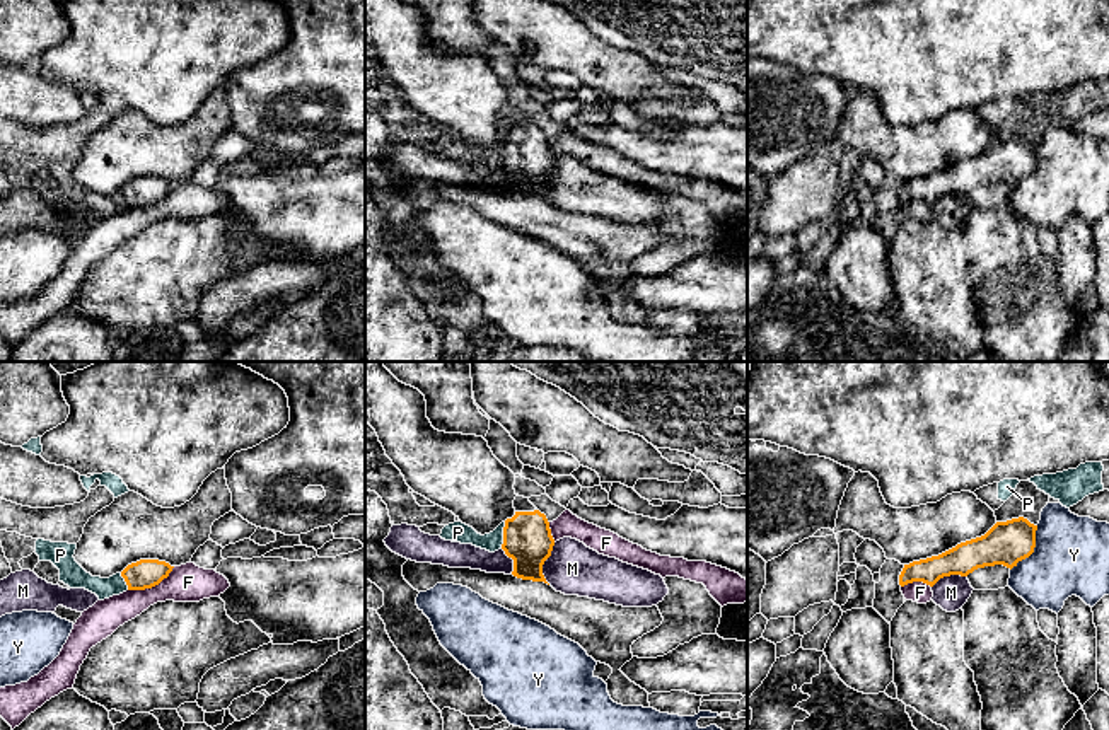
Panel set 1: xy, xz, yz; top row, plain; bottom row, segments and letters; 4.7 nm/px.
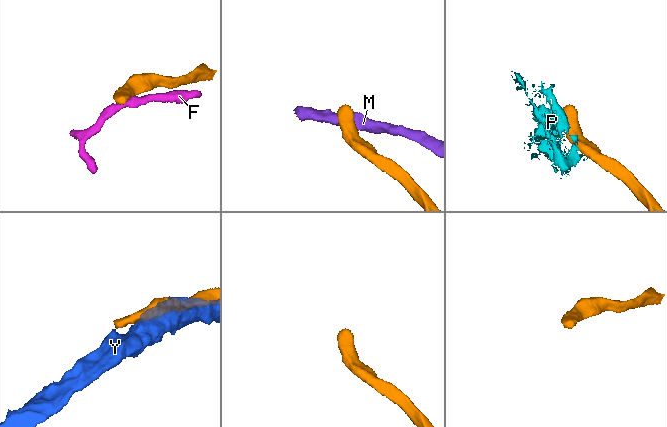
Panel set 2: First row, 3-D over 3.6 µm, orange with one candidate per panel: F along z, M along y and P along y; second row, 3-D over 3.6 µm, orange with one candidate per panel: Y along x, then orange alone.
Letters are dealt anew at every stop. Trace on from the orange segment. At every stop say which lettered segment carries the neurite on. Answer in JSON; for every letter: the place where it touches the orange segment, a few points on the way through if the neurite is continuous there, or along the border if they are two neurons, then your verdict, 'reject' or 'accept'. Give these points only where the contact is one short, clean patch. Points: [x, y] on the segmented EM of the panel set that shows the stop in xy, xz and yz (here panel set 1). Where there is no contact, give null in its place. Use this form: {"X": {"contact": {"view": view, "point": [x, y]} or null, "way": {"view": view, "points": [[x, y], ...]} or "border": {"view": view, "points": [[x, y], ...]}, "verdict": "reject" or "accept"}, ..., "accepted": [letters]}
{"F": {"contact": {"view": "xy", "point": [152, 585]}, "border": {"view": "xy", "points": [[174, 567], [157, 584], [128, 590]]}, "verdict": "reject"}, "M": {"contact": {"view": "xz", "point": [543, 563]}, "border": {"view": "xz", "points": [[555, 543], [543, 565], [543, 577], [548, 584]]}, "verdict": "reject"}, "P": {"contact": {"view": "xz", "point": [504, 536]}, "border": {"view": "xz", "points": [[505, 522], [500, 548]]}, "verdict": "reject"}, "Y": {"contact": {"view": "yz", "point": [1033, 550]}, "verdict": "reject"}, "accepted": []}

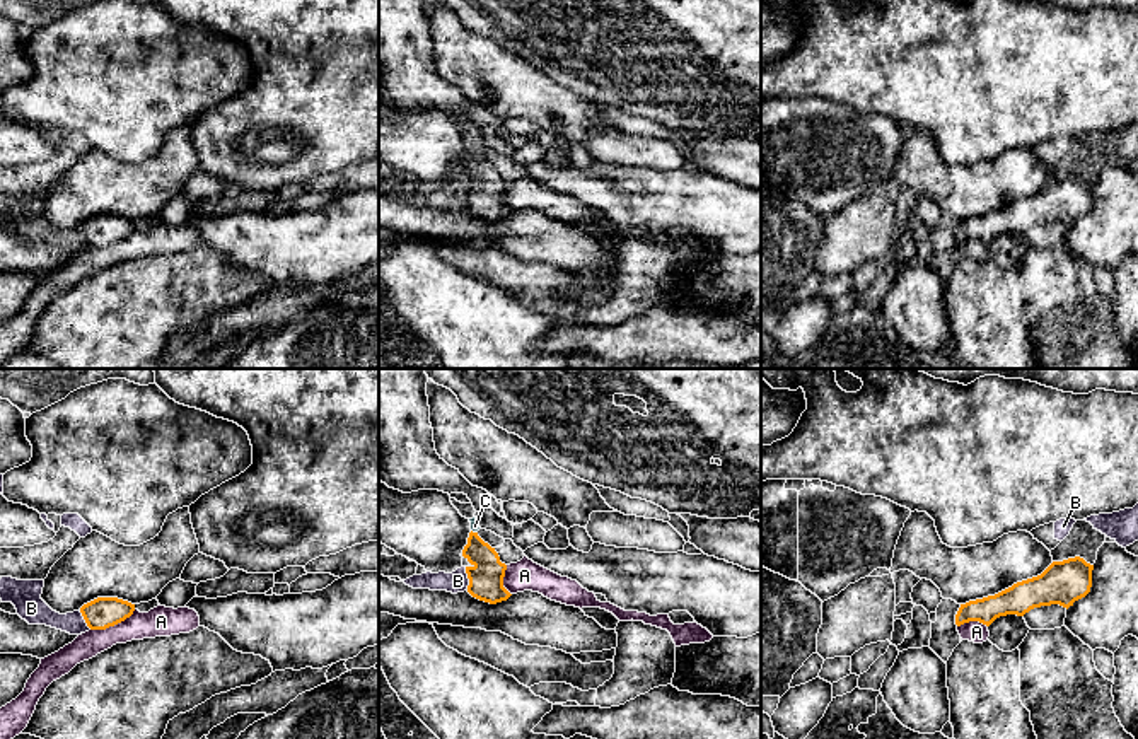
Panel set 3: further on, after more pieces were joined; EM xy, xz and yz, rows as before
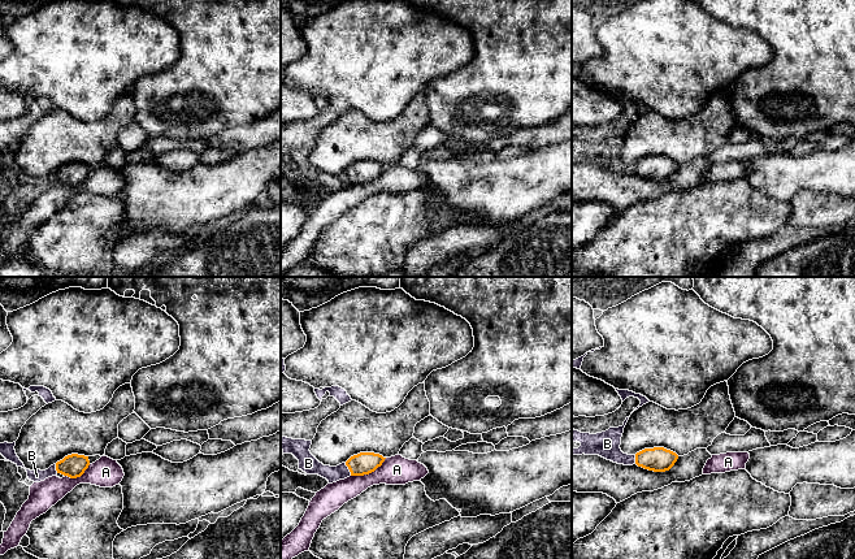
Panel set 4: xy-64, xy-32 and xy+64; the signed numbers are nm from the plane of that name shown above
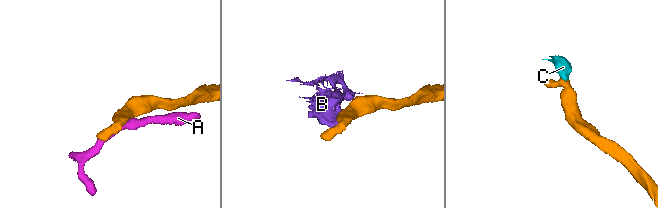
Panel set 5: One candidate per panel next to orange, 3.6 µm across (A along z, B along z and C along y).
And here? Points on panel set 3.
{"A": {"contact": {"view": "xy", "point": [113, 625]}, "border": {"view": "xy", "points": [[135, 610], [113, 625], [91, 630]]}, "verdict": "reject"}, "B": {"contact": {"view": "xz", "point": [468, 577]}, "border": {"view": "xz", "points": [[464, 567], [468, 589]]}, "verdict": "reject"}, "C": {"contact": {"view": "xz", "point": [475, 533]}, "way": {"view": "xz", "points": [[487, 576], [475, 533], [475, 526]]}, "verdict": "accept"}, "accepted": ["C"]}

